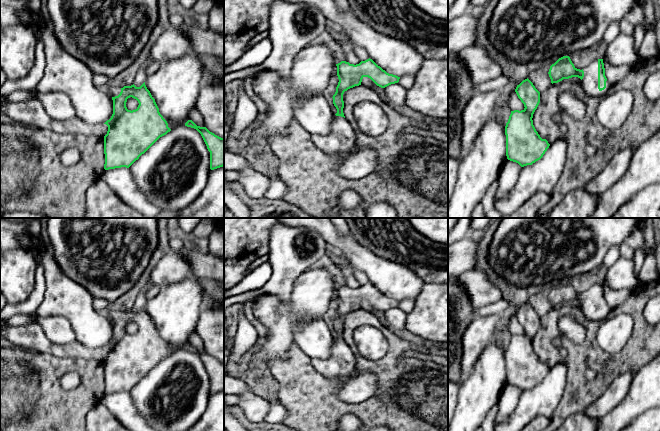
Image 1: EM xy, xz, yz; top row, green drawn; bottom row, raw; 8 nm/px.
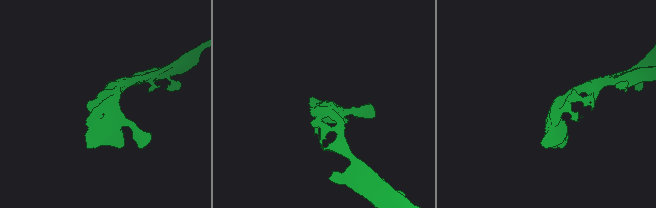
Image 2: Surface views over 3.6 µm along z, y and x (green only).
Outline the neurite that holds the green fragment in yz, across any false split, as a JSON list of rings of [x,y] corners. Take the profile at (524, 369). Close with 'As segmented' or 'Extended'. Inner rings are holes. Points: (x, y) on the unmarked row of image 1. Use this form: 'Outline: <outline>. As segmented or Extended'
Outline: [[[528,302],[517,309],[515,316],[525,332],[511,335],[506,347],[506,380],[524,391],[540,384],[550,368],[540,361],[532,344],[540,327],[540,316]]]. As segmented

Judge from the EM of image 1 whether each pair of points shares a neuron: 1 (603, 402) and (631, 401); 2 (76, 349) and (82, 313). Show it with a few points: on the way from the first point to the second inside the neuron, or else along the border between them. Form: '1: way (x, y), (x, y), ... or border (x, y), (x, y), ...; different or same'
1: border (632, 380), (628, 393), (603, 416); different
2: border (76, 340), (88, 347), (100, 348); different

